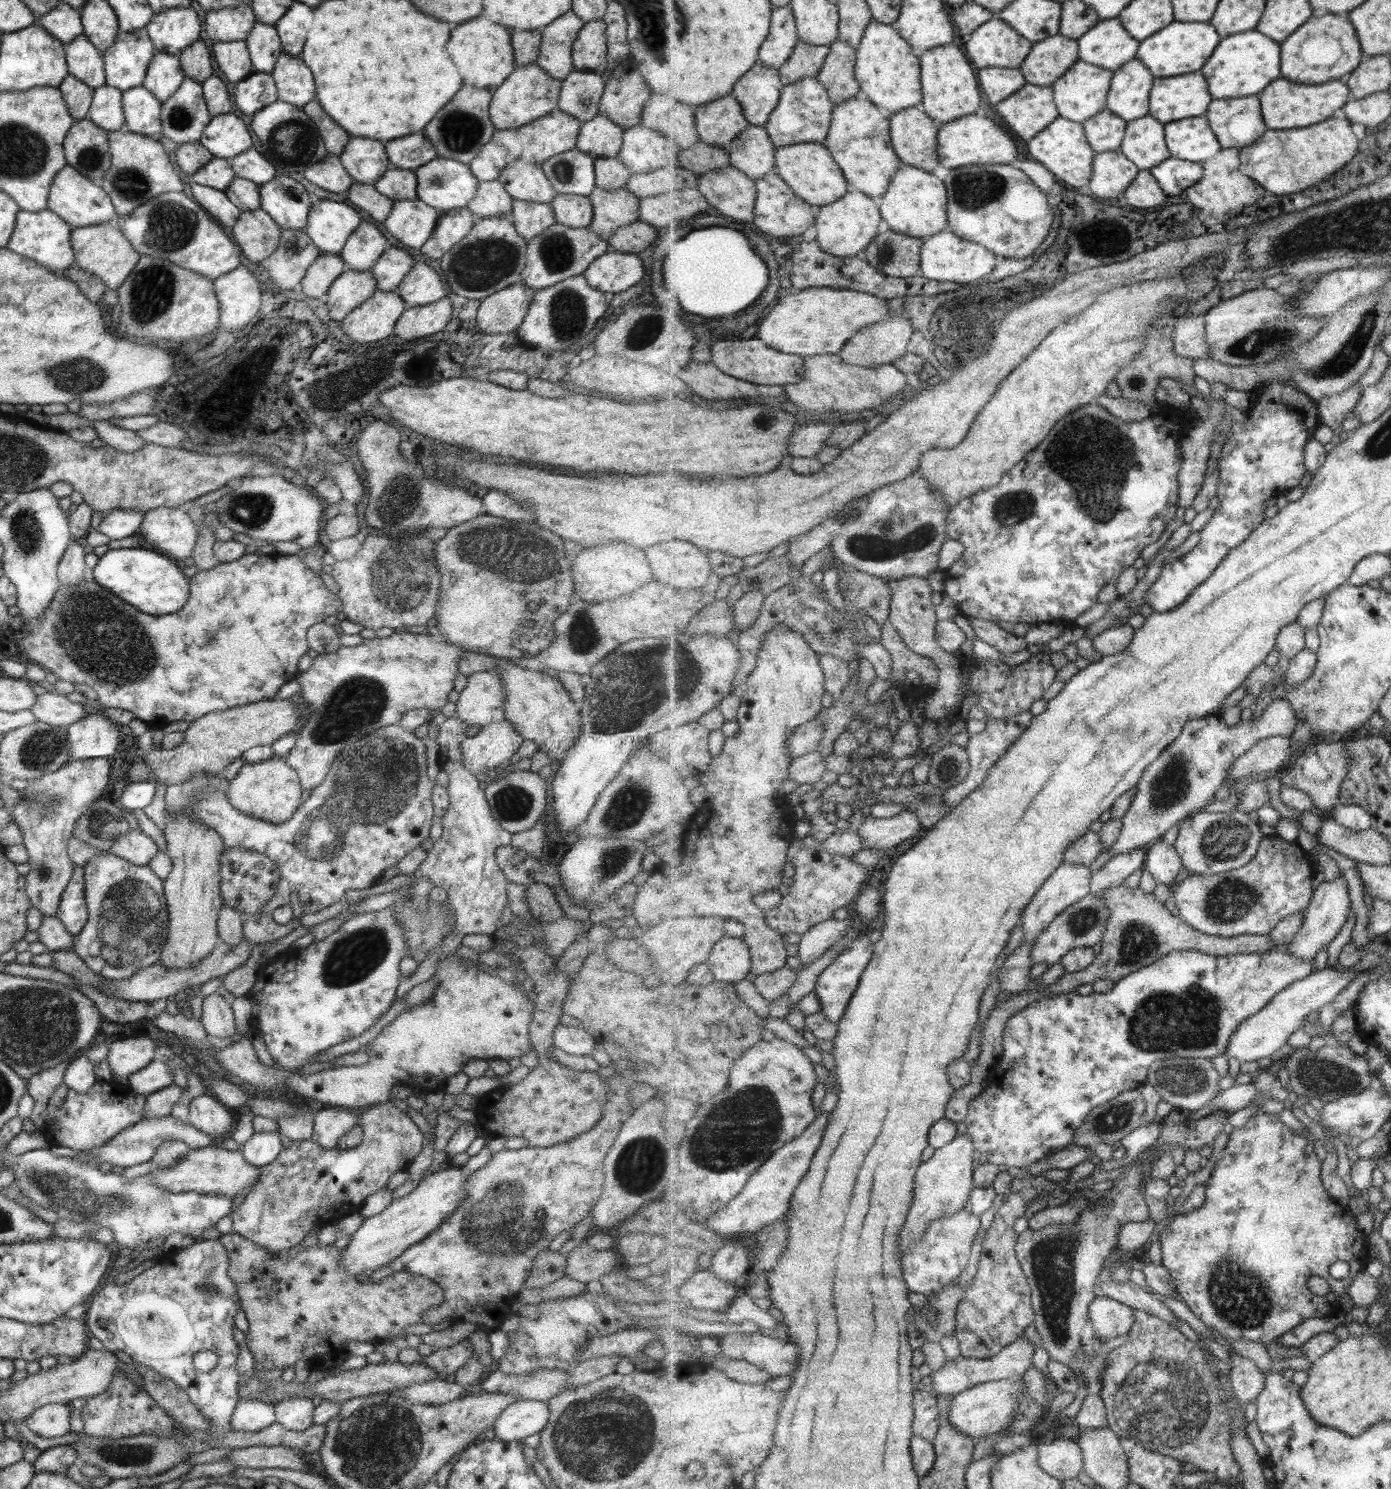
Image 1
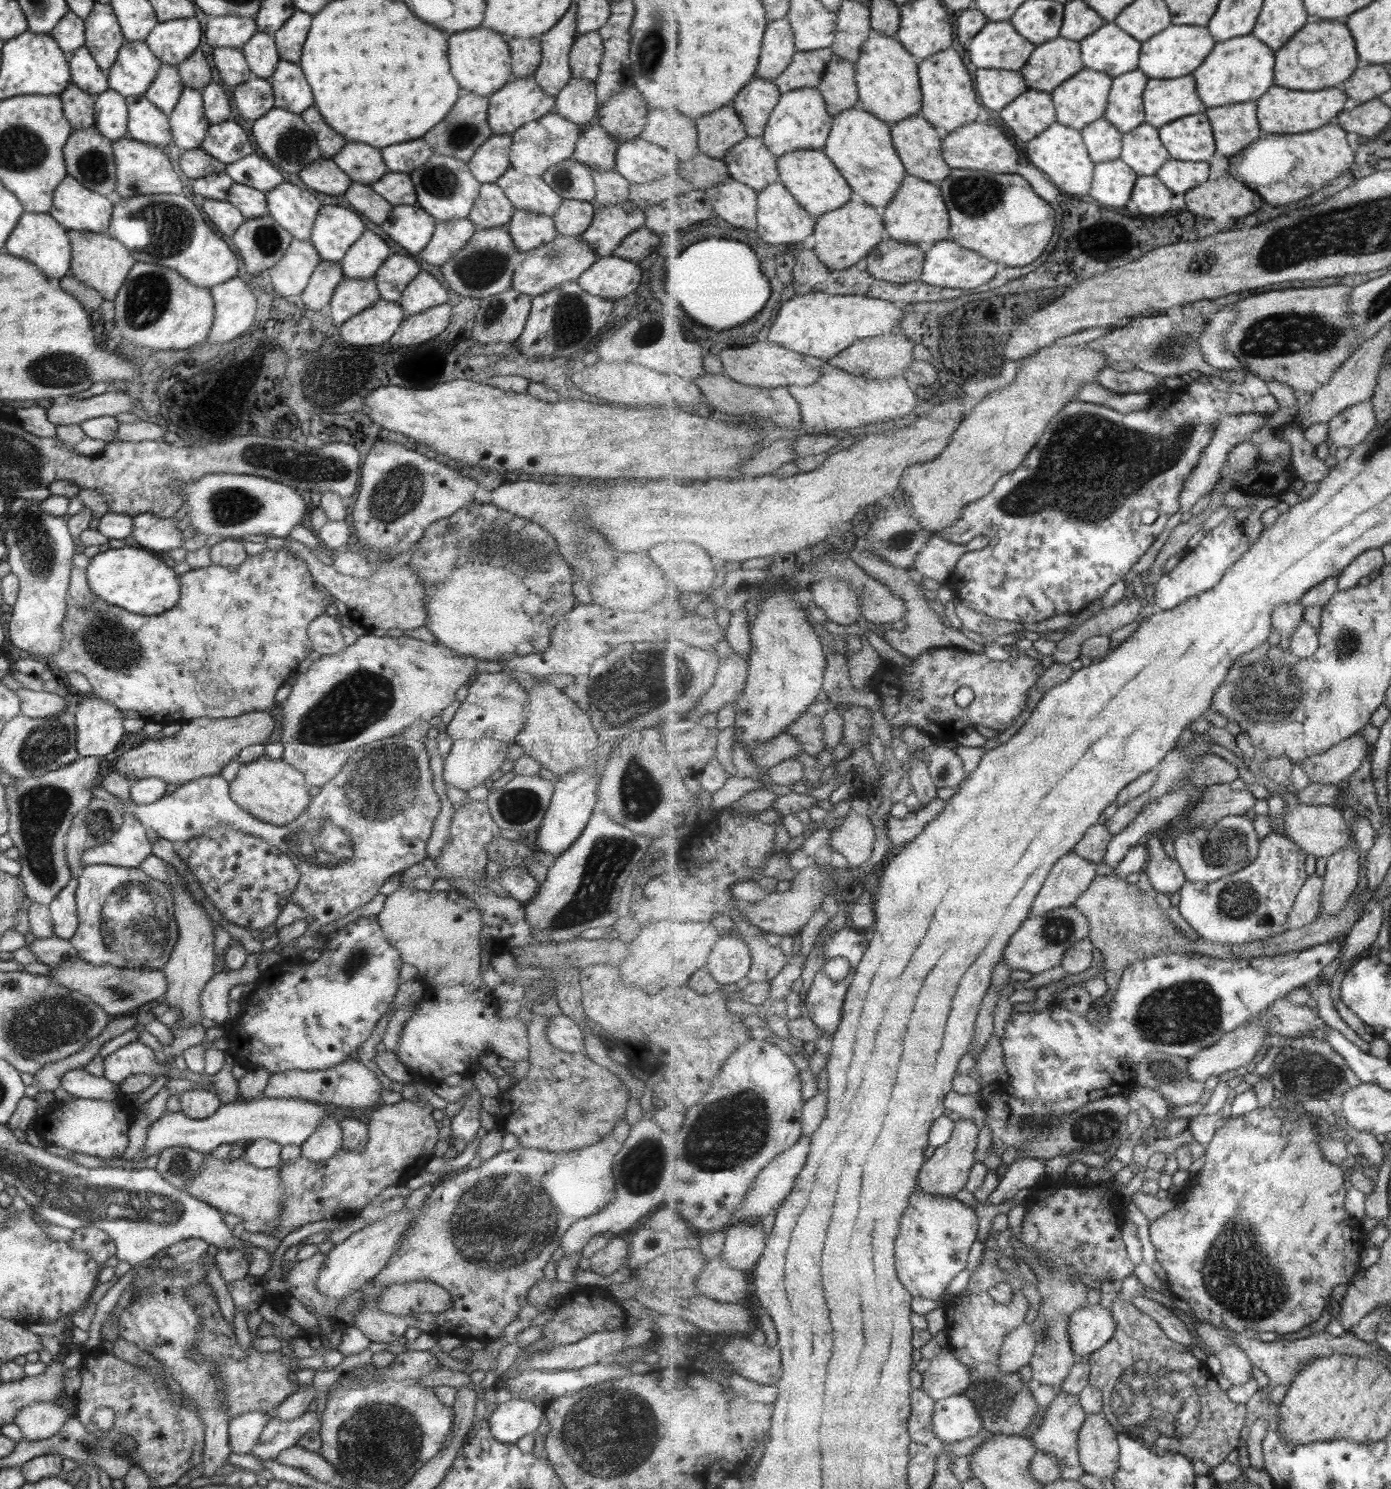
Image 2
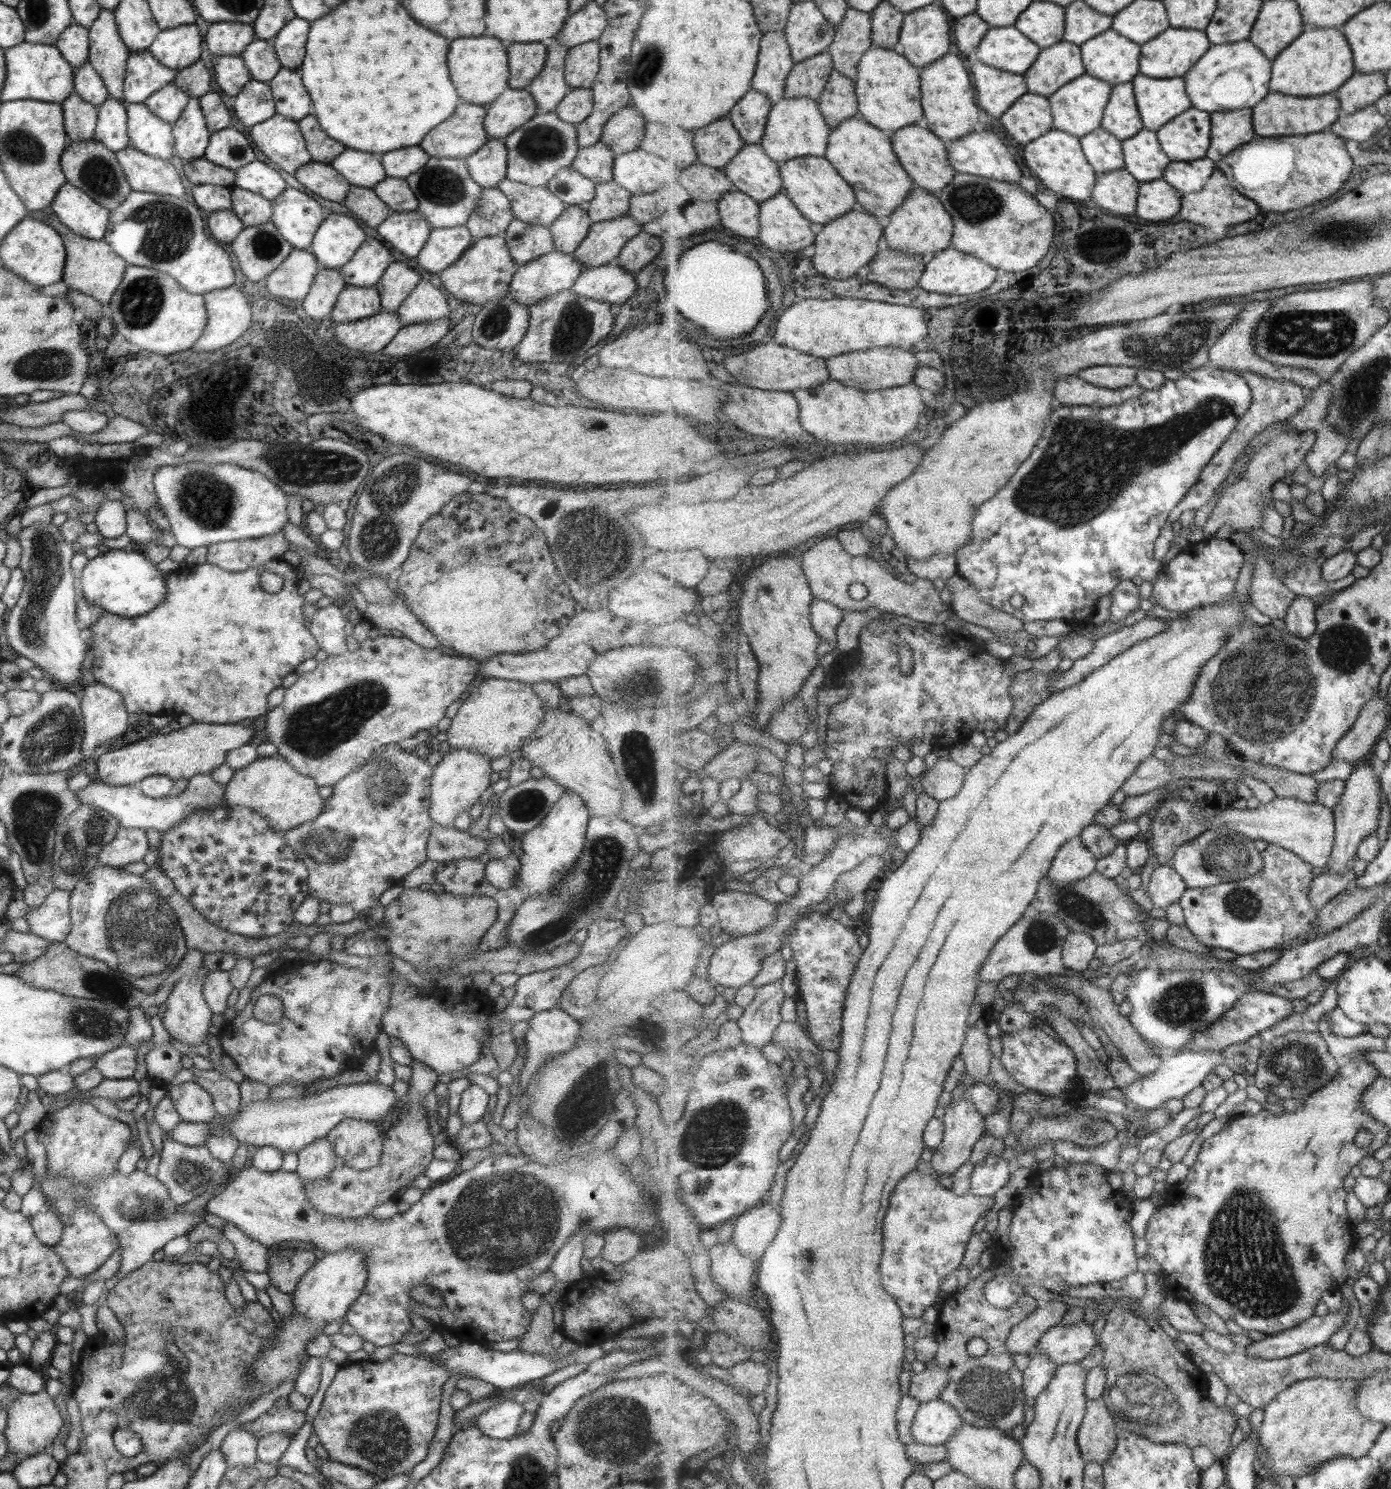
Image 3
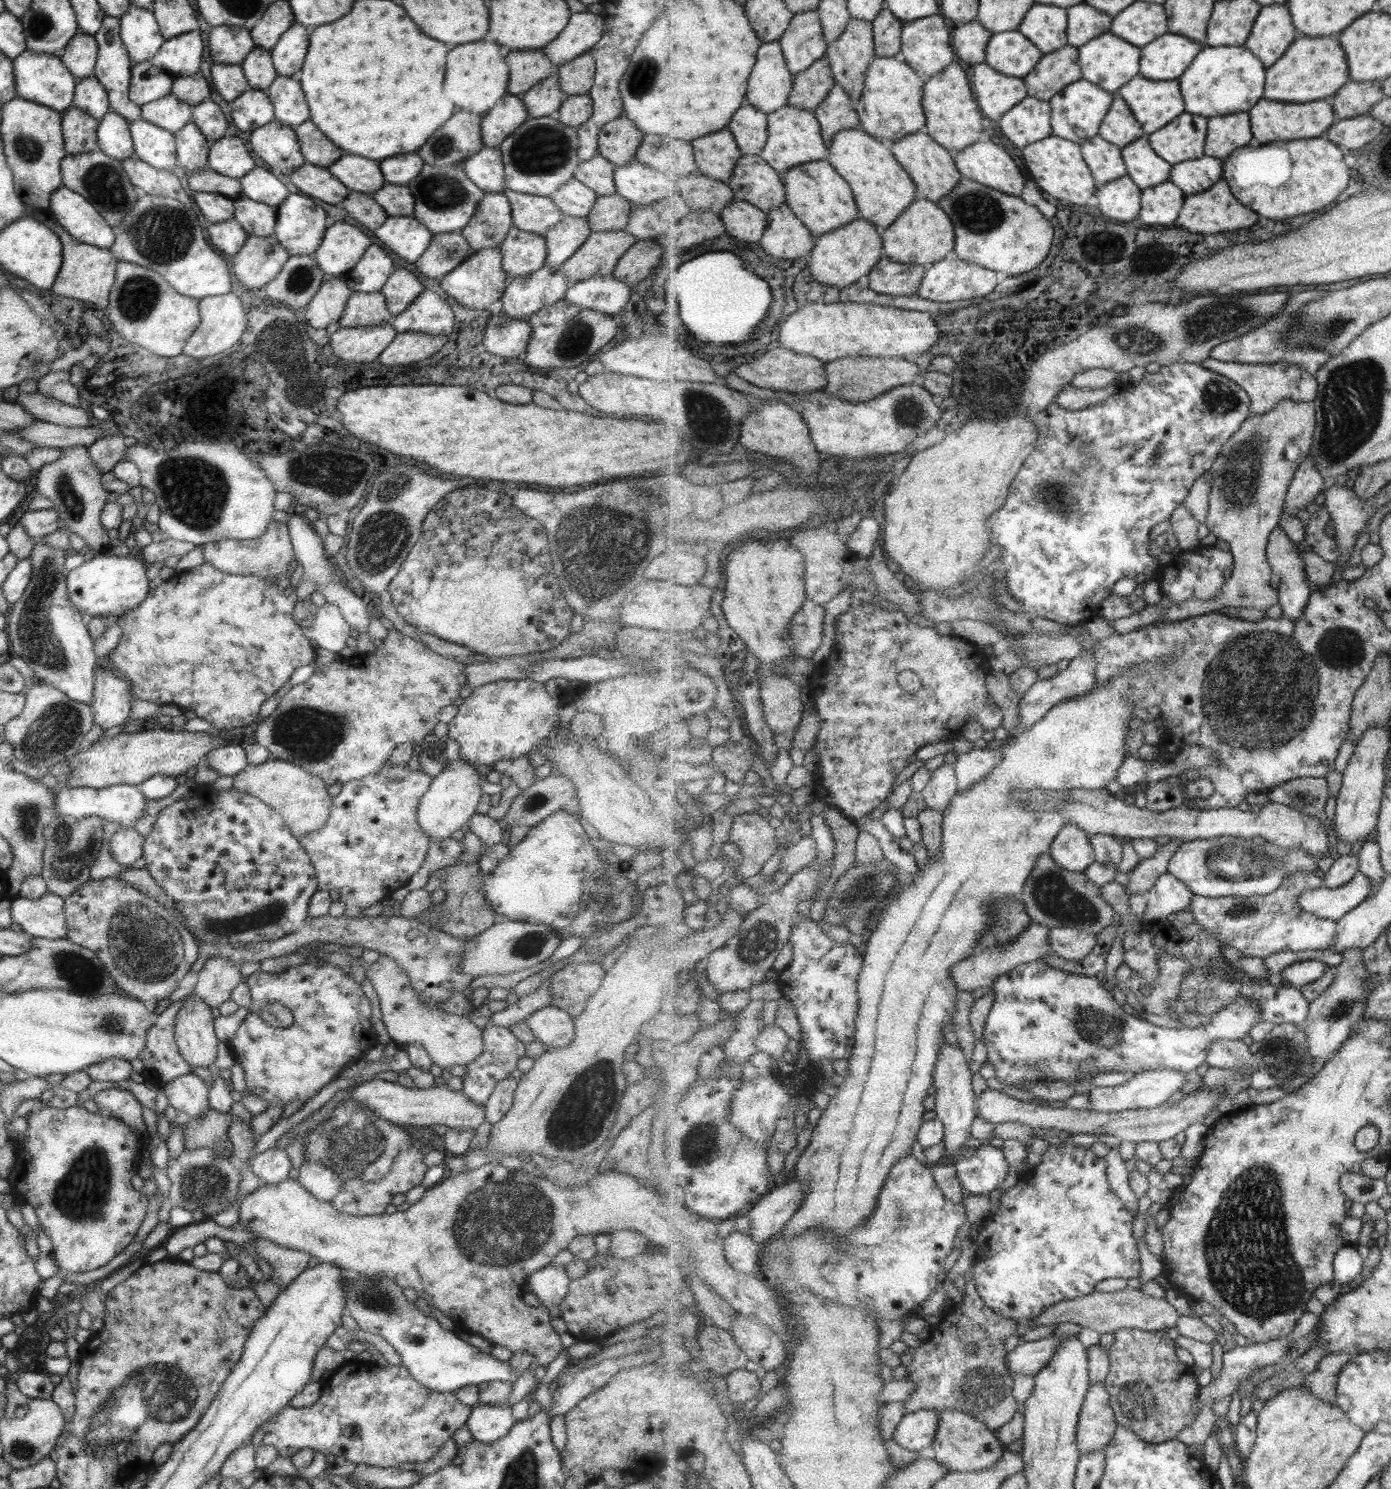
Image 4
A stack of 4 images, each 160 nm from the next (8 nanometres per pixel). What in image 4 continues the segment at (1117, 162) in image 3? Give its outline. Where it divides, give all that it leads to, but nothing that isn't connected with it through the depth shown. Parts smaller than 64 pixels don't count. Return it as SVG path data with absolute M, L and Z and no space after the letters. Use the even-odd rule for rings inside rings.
M1100 134L1085 141L1082 148L1084 159L1092 169L1098 187L1099 184L1111 183L1114 179L1123 178L1128 174L1123 149L1105 140Z

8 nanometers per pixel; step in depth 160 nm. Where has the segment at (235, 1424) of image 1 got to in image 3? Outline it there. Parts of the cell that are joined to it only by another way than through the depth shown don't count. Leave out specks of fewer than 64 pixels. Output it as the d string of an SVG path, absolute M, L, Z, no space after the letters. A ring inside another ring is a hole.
M233 1429L219 1444L219 1453L227 1463L227 1469L232 1467L251 1467L256 1459L256 1443L258 1442L251 1433L243 1429Z

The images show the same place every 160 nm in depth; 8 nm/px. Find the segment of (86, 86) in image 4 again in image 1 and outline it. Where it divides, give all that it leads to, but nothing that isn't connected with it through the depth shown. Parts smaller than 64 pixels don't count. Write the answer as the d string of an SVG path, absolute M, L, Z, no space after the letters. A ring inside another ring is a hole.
M81 34L63 47L69 75L93 91L105 85L102 53L85 36Z

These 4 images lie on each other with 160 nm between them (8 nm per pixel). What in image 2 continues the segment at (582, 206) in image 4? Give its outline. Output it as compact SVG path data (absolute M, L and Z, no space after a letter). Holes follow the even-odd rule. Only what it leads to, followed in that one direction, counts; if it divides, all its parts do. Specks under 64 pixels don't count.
M573 158L550 166L541 178L562 199L593 202L594 186L591 170Z

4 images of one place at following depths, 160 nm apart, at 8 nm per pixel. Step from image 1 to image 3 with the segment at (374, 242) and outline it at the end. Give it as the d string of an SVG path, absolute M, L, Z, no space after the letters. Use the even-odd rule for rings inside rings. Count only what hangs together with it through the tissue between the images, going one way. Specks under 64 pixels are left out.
M366 237L365 242L357 249L351 260L338 271L346 285L371 288L377 284L392 261L392 256L383 242Z

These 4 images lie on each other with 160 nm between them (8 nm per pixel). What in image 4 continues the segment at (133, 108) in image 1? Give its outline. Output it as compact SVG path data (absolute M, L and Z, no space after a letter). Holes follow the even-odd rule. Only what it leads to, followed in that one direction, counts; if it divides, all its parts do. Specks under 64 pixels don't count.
M142 118L130 121L128 127L139 160L157 170L170 171L177 165L173 134Z

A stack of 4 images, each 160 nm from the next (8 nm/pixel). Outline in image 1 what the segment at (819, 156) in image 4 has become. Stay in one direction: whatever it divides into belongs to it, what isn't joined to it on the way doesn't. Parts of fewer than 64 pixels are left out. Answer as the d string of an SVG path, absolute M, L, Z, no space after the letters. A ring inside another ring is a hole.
M807 77L784 86L780 103L769 117L765 127L777 148L799 143L824 143L832 126L836 105L829 96L828 89L816 77Z

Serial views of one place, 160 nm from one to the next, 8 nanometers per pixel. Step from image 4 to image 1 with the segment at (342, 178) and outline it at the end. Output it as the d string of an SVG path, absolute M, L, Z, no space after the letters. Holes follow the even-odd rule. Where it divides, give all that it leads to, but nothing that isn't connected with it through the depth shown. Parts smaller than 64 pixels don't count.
M351 138L338 156L345 172L353 181L373 185L391 168L384 145L378 140Z

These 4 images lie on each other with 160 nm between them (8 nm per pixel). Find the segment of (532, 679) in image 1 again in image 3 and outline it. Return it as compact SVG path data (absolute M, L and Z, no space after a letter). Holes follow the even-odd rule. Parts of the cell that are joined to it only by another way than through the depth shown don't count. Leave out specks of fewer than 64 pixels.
M546 710L537 729L530 736L520 740L518 754L528 760L531 766L540 768L545 776L555 781L555 784L562 786L566 790L574 792L585 805L588 815L591 816L612 816L619 817L621 810L621 786L617 784L617 772L613 768L611 757L606 751L606 744L599 733L594 732L585 719L575 716L573 713L562 713L556 710Z

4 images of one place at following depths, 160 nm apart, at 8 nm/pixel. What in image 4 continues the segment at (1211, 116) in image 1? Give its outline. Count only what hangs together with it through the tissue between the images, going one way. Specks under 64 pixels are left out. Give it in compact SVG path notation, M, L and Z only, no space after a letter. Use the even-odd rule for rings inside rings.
M1249 111L1208 118L1207 156L1227 159L1238 148L1255 142Z

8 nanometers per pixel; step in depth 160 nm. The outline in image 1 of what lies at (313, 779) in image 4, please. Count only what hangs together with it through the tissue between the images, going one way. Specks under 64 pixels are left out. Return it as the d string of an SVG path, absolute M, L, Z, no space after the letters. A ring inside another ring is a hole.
M273 756L258 763L243 763L236 775L225 785L229 804L247 816L271 823L281 824L302 803L301 785L296 772L281 757Z

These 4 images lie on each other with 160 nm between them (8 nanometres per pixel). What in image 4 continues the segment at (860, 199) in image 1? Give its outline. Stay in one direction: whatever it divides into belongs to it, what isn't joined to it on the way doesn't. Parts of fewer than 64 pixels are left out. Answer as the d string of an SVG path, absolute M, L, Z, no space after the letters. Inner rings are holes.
M859 217L842 228L837 228L825 235L817 236L813 247L809 269L815 280L835 288L847 288L859 282L863 276L869 276L876 264L885 256L883 236L879 236L877 228Z

